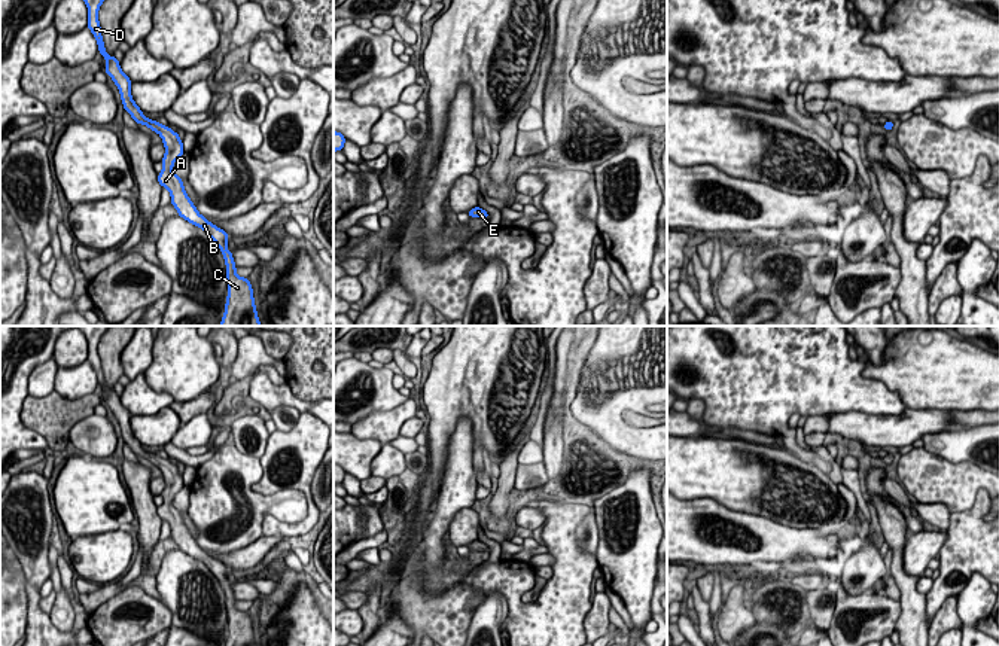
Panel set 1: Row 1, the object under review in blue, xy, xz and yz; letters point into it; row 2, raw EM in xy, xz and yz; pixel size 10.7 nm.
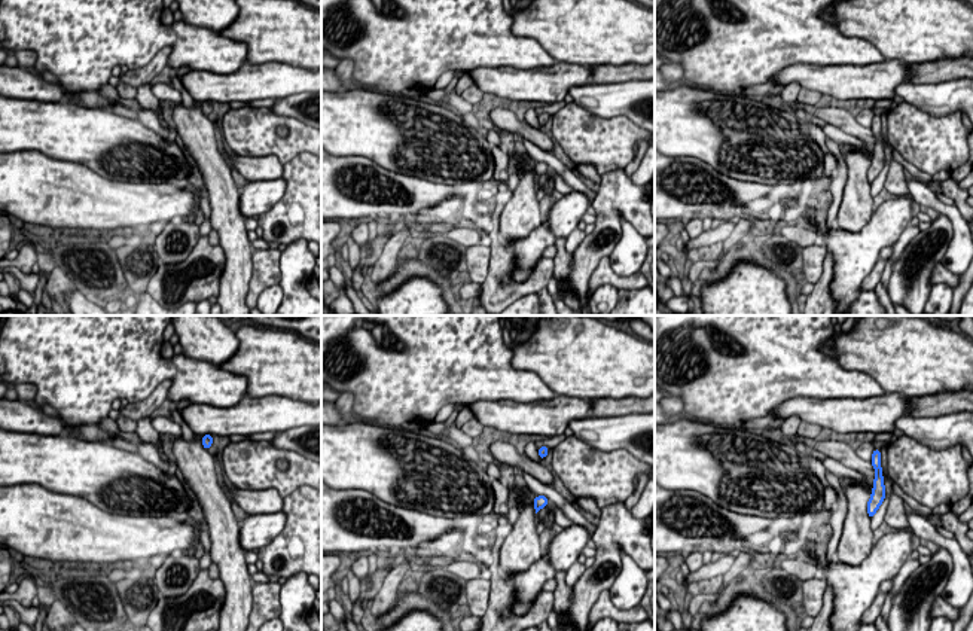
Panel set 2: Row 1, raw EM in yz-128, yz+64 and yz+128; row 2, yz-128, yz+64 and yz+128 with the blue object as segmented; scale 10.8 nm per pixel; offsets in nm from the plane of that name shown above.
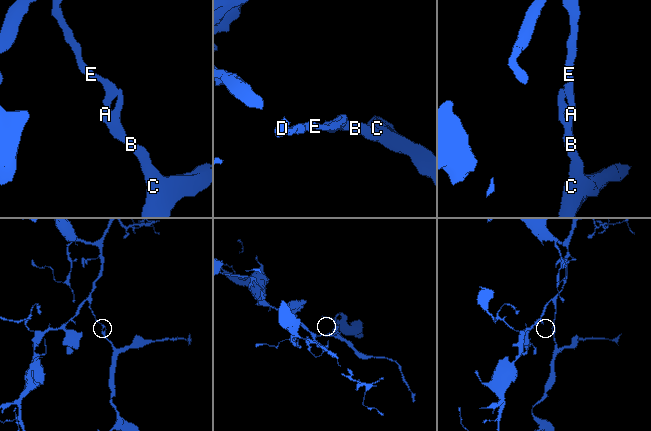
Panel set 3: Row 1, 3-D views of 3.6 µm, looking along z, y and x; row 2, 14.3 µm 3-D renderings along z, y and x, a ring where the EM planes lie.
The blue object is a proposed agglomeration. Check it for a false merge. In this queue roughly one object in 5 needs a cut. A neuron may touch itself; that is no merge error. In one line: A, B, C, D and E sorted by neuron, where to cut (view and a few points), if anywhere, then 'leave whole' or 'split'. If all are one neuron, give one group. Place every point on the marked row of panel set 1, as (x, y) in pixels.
A B C D E | no cut | leave whole

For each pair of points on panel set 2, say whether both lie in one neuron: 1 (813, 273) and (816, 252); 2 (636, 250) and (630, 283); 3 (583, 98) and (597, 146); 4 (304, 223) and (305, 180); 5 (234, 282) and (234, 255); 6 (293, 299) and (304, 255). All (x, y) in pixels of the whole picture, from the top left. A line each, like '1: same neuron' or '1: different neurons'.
1: same neuron
2: different neurons
3: different neurons
4: same neuron
5: same neuron
6: same neuron

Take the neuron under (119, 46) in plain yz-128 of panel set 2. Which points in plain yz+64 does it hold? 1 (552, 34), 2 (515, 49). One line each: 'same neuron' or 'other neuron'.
1: other neuron
2: same neuron

